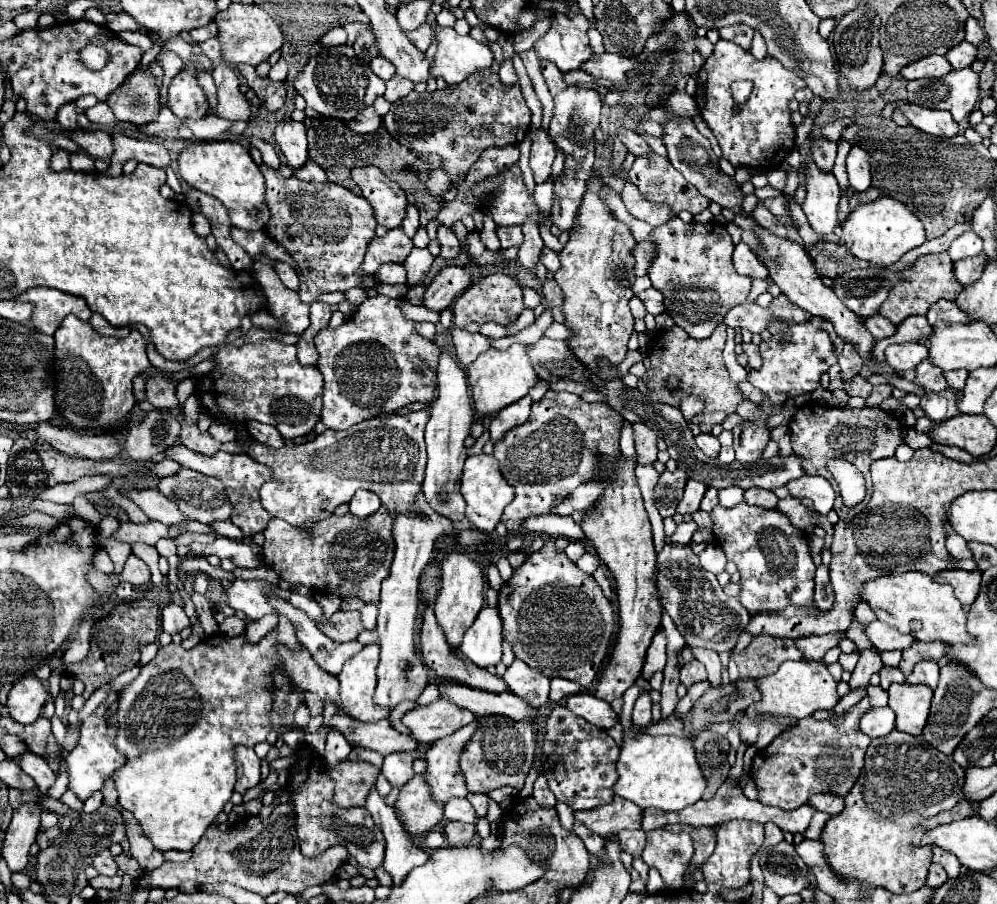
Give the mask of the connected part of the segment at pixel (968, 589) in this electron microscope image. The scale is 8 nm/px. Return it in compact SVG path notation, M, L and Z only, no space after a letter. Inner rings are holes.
M947 569L939 575L935 575L935 581L949 583L955 589L955 597L969 607L977 595L979 595L979 583L981 583L981 571L963 571L963 569Z

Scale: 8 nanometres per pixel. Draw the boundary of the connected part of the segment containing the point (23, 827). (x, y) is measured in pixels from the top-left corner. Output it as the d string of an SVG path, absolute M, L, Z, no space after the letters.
M21 805L19 811L13 813L1 849L1 857L7 861L11 871L23 871L27 867L29 849L39 831L39 815L39 805Z

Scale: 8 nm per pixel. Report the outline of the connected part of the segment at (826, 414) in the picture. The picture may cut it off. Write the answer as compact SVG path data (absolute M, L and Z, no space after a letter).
M809 401L809 403L805 403L805 405L801 405L801 407L797 409L795 417L793 417L791 423L789 423L789 431L791 431L791 445L793 445L793 451L795 451L797 455L803 455L803 469L807 469L809 475L825 475L825 478L832 485L836 494L833 509L837 511L837 515L839 515L841 519L853 517L853 515L861 509L861 505L855 507L855 509L849 509L849 507L841 505L841 496L837 483L833 477L831 477L831 473L827 471L827 461L829 461L829 459L835 459L835 457L843 457L843 459L851 461L851 463L865 475L867 487L869 487L869 493L871 493L869 465L871 465L873 461L877 461L877 459L881 459L881 457L891 457L891 455L895 455L895 449L903 443L903 423L901 423L901 419L897 419L893 413L887 413L887 411L883 411L883 409L871 409L871 407L865 407L865 409L837 409L837 407L823 407L823 405L819 405L819 403L811 403L811 401Z

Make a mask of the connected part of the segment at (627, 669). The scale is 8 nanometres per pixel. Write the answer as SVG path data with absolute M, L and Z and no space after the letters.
M617 461L617 469L611 475L611 485L597 499L597 503L587 511L583 519L583 531L591 537L591 543L601 557L601 561L609 567L619 599L619 635L613 647L609 665L605 667L595 695L607 703L623 697L623 693L635 685L637 677L645 665L645 653L651 645L653 635L661 627L663 607L657 599L657 553L653 549L651 539L651 523L647 511L643 507L641 491L635 483L633 461Z

